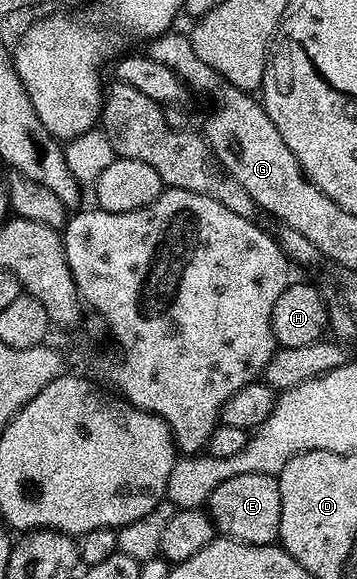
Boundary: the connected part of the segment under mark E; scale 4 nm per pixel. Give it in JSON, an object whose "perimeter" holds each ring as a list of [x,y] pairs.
{"perimeter":[[[246,473],[225,479],[221,487],[212,491],[209,498],[209,512],[215,528],[230,540],[243,541],[246,545],[270,545],[278,538],[281,527],[281,491],[278,480],[270,473]]]}

